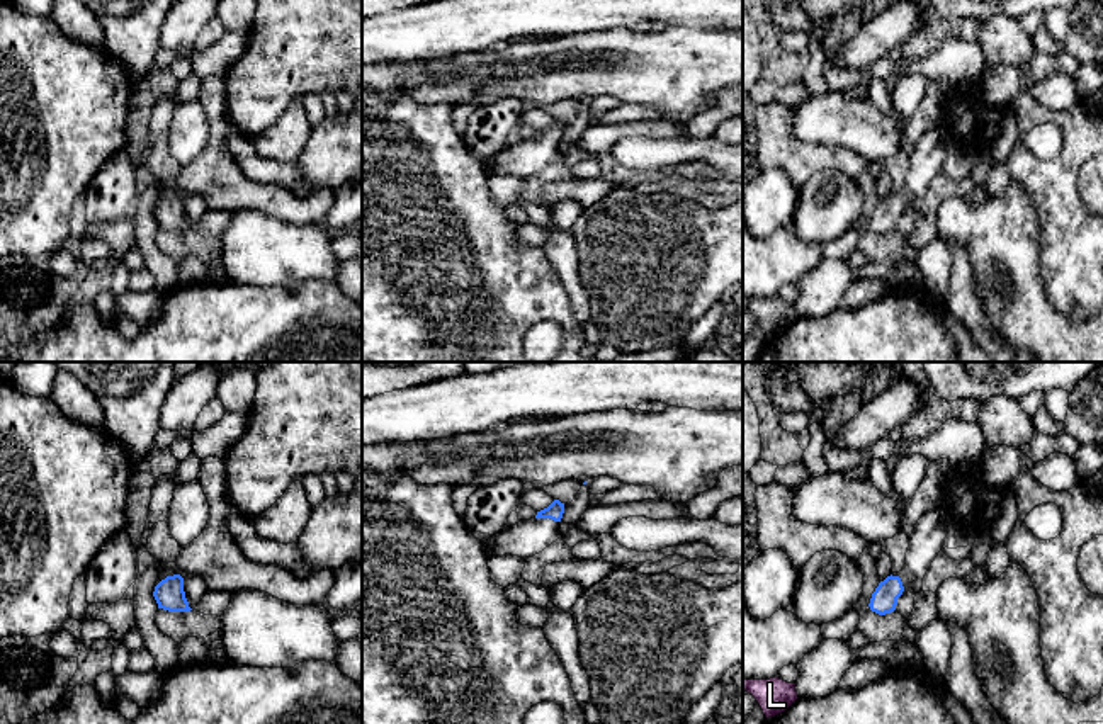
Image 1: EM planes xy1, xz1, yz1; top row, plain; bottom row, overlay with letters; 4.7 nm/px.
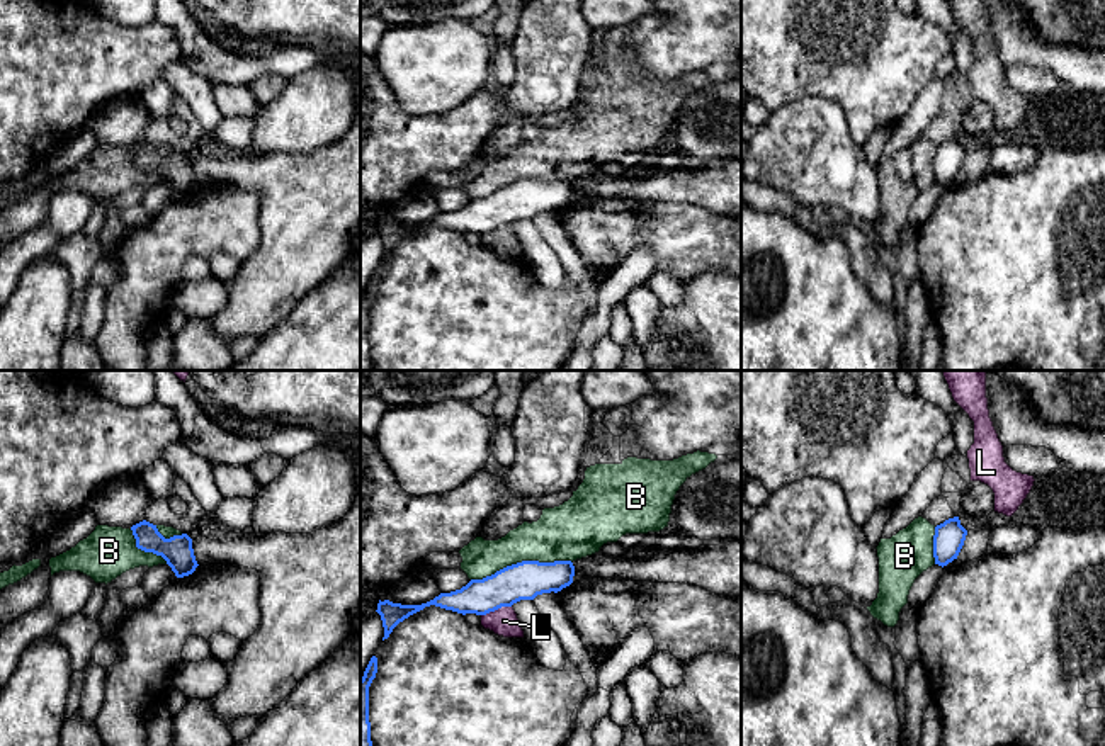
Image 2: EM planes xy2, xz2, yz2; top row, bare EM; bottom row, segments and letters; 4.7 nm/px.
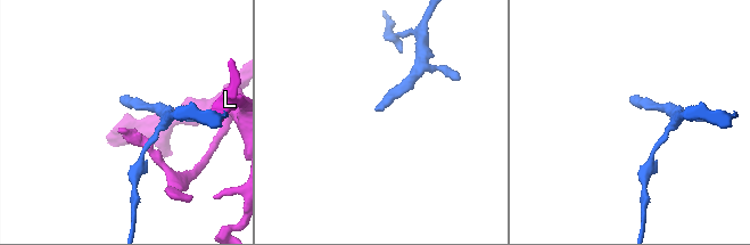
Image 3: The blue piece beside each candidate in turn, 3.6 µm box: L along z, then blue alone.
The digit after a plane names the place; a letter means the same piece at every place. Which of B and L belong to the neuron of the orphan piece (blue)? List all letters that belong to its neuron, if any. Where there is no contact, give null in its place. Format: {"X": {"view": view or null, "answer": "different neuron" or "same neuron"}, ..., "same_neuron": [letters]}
{"B": {"view": "xz2", "answer": "different neuron"}, "L": {"view": "xz2", "answer": "different neuron"}, "same_neuron": []}

